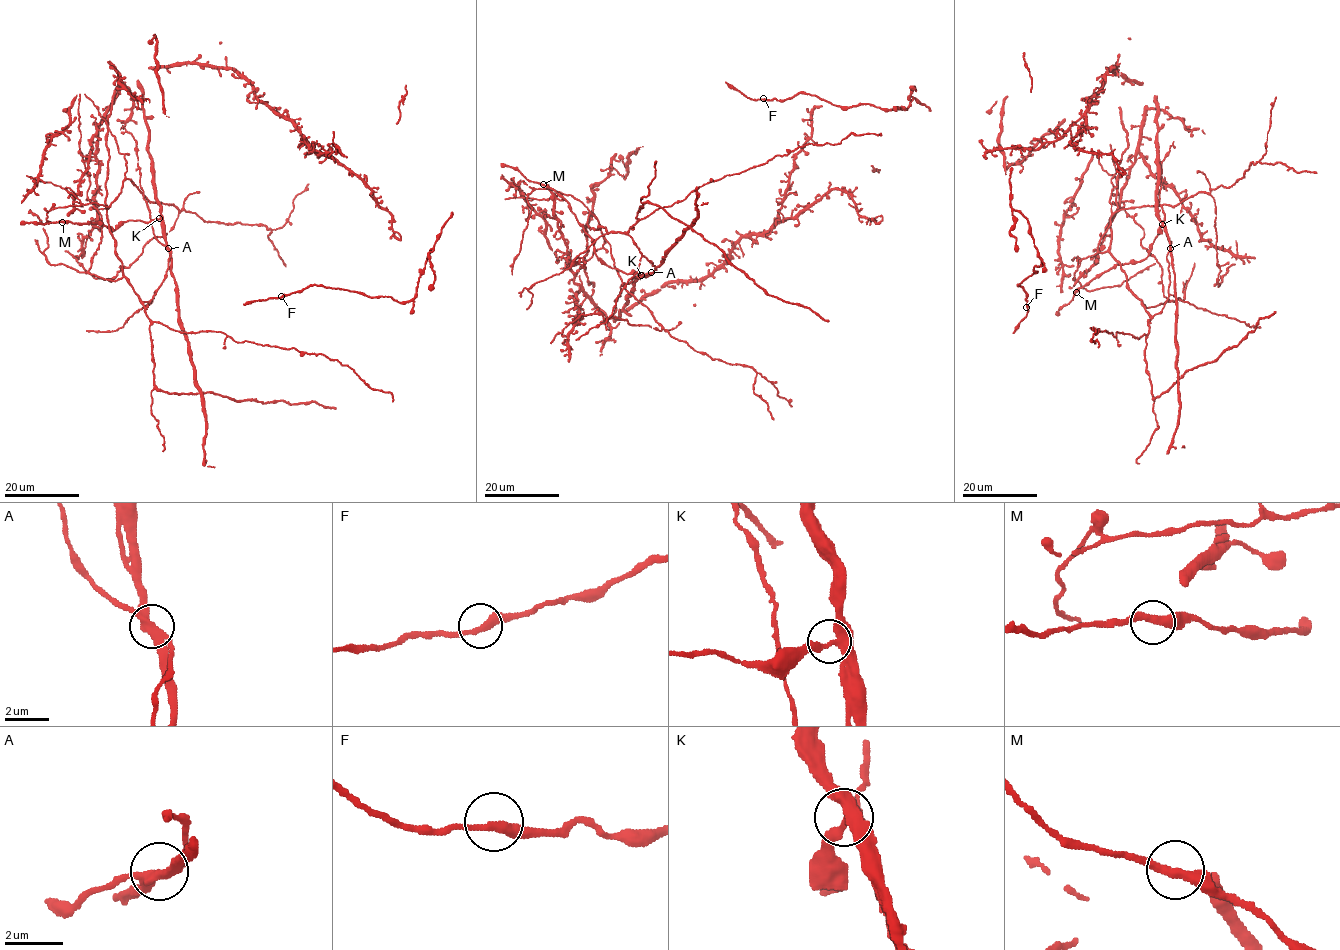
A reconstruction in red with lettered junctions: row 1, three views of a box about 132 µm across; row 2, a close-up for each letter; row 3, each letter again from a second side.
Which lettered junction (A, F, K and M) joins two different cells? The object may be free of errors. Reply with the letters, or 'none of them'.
A

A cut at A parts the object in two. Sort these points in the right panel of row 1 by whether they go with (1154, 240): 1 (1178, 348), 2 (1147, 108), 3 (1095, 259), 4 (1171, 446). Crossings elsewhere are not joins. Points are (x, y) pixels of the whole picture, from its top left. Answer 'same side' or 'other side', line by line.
1: same side
2: other side
3: other side
4: same side

